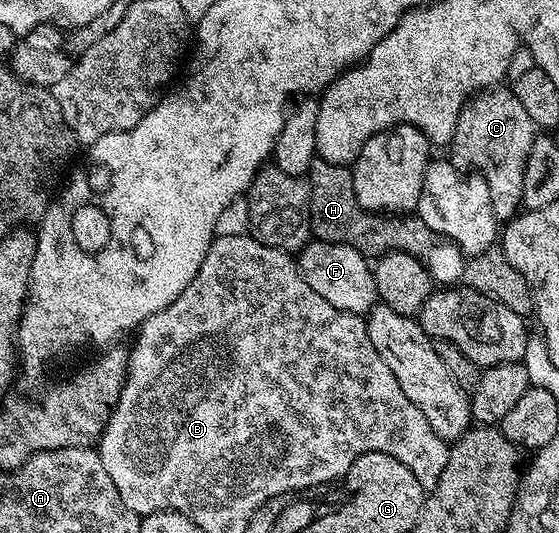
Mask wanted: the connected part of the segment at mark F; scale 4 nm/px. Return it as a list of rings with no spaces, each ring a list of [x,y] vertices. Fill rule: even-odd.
[[[313,238],[305,245],[304,250],[299,252],[298,266],[306,285],[310,285],[310,289],[314,289],[318,297],[330,301],[334,309],[367,316],[368,312],[377,306],[376,286],[370,263],[358,249]]]

